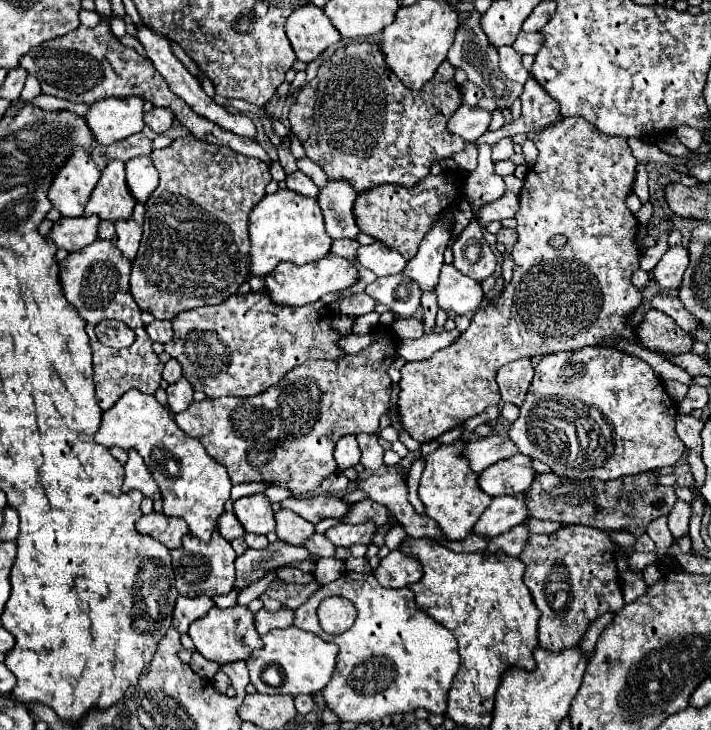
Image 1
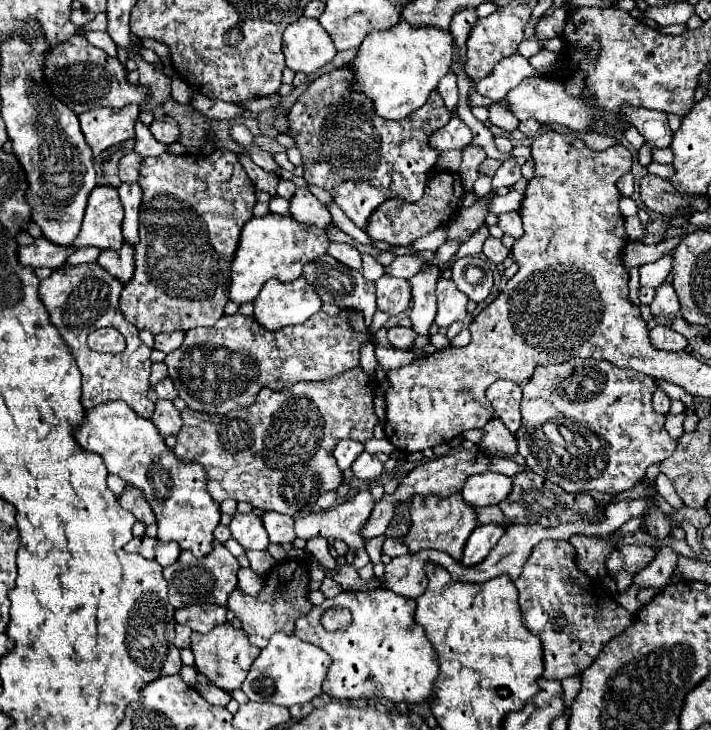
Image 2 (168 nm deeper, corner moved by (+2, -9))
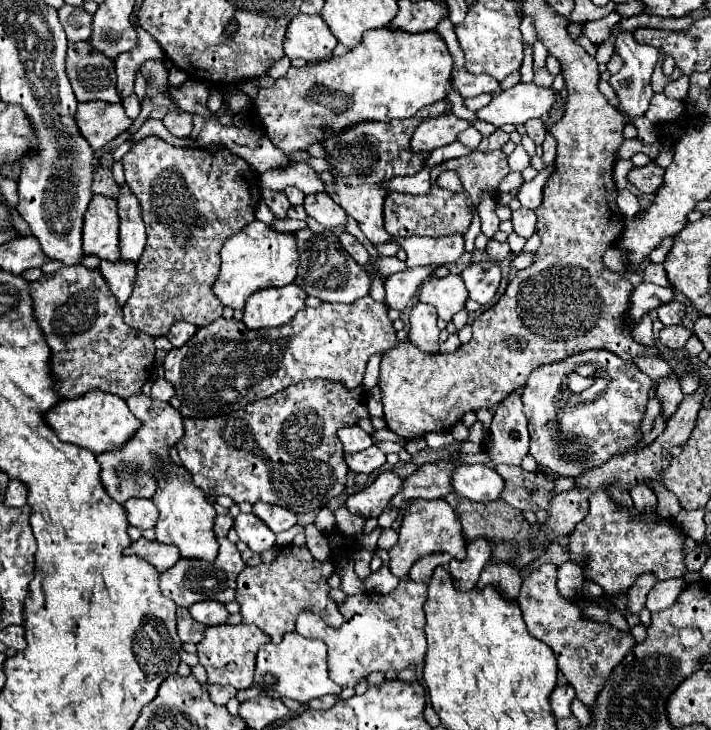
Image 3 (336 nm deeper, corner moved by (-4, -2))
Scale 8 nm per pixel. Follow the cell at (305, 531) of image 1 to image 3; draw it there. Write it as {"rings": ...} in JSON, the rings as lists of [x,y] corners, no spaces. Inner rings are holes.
{"rings":[[[263,501],[253,505],[253,513],[273,531],[273,533],[281,533],[287,531],[289,527],[293,527],[297,523],[297,517],[287,511],[285,507],[275,507],[275,505],[267,505]]]}

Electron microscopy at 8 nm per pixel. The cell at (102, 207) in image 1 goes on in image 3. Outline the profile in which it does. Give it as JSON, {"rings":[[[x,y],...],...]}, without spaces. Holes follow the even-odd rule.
{"rings":[[[95,195],[83,219],[83,251],[105,261],[119,259],[119,217],[115,199]]]}

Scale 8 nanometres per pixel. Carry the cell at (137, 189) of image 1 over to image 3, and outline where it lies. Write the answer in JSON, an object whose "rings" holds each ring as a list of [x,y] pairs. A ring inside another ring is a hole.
{"rings":[[[127,185],[119,191],[117,199],[117,211],[119,211],[119,259],[137,263],[143,249],[145,249],[145,227],[143,219],[139,215],[139,203],[131,191],[127,191]]]}

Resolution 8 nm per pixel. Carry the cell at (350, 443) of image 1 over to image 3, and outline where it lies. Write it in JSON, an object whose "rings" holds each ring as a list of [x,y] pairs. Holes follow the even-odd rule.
{"rings":[[[351,425],[351,427],[343,427],[339,433],[339,439],[343,443],[345,453],[355,453],[355,451],[363,451],[367,447],[373,445],[373,439],[369,433],[365,433],[361,427]]]}

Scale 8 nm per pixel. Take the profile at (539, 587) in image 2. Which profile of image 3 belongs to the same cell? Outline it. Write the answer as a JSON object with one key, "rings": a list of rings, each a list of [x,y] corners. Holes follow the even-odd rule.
{"rings":[[[543,565],[541,569],[533,571],[523,581],[517,603],[523,611],[523,619],[527,623],[529,633],[553,649],[553,653],[559,661],[559,671],[575,687],[577,699],[583,701],[583,705],[587,709],[591,709],[599,691],[607,683],[607,677],[611,675],[611,671],[635,647],[635,639],[633,639],[633,635],[623,633],[617,627],[611,627],[607,623],[583,619],[581,609],[575,605],[575,601],[565,601],[559,597],[555,581],[557,581],[557,567]],[[579,647],[583,647],[587,651],[587,657],[579,657],[579,653],[577,653]]]}

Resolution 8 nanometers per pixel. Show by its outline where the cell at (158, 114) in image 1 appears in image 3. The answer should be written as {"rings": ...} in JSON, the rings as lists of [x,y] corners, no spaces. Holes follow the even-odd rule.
{"rings":[[[171,109],[171,111],[165,115],[163,125],[165,125],[175,137],[189,137],[189,133],[191,133],[191,129],[193,129],[193,119],[191,119],[191,113]]]}

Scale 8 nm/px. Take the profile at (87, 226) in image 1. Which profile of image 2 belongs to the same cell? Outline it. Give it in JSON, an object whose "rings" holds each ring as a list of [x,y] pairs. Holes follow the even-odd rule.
{"rings":[[[43,236],[43,238],[37,238],[31,246],[21,246],[19,258],[21,258],[21,264],[25,264],[25,266],[33,266],[33,268],[47,266],[51,270],[57,270],[57,268],[65,266],[67,258],[75,250],[77,250],[75,246],[57,246]]]}

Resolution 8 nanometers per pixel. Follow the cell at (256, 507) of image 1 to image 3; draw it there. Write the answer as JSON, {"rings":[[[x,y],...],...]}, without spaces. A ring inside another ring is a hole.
{"rings":[[[253,513],[237,515],[235,531],[237,531],[239,539],[255,553],[263,553],[275,545],[275,533]]]}

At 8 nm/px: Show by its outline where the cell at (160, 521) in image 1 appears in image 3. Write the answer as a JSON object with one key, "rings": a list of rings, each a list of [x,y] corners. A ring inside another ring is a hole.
{"rings":[[[139,539],[135,543],[131,543],[125,549],[125,555],[137,555],[141,559],[145,559],[147,563],[151,563],[159,573],[171,569],[171,565],[175,561],[179,561],[179,553],[175,551],[175,547],[171,545],[163,545],[157,541],[147,541],[147,539]]]}

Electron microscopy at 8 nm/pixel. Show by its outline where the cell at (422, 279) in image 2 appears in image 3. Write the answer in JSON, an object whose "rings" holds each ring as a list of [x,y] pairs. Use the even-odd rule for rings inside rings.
{"rings":[[[417,303],[413,307],[407,339],[427,355],[439,353],[439,327],[433,307],[425,303]]]}

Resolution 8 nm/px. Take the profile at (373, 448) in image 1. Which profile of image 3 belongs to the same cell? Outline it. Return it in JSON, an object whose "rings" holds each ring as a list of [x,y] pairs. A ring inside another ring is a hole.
{"rings":[[[371,445],[369,449],[359,453],[345,453],[345,463],[353,473],[371,473],[385,465],[385,453]]]}

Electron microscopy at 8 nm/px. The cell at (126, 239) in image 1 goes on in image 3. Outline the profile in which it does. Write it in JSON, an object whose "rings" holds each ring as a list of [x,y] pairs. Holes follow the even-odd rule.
{"rings":[[[101,263],[99,271],[109,285],[109,291],[115,295],[117,305],[123,307],[131,297],[135,283],[135,265],[133,263]]]}

